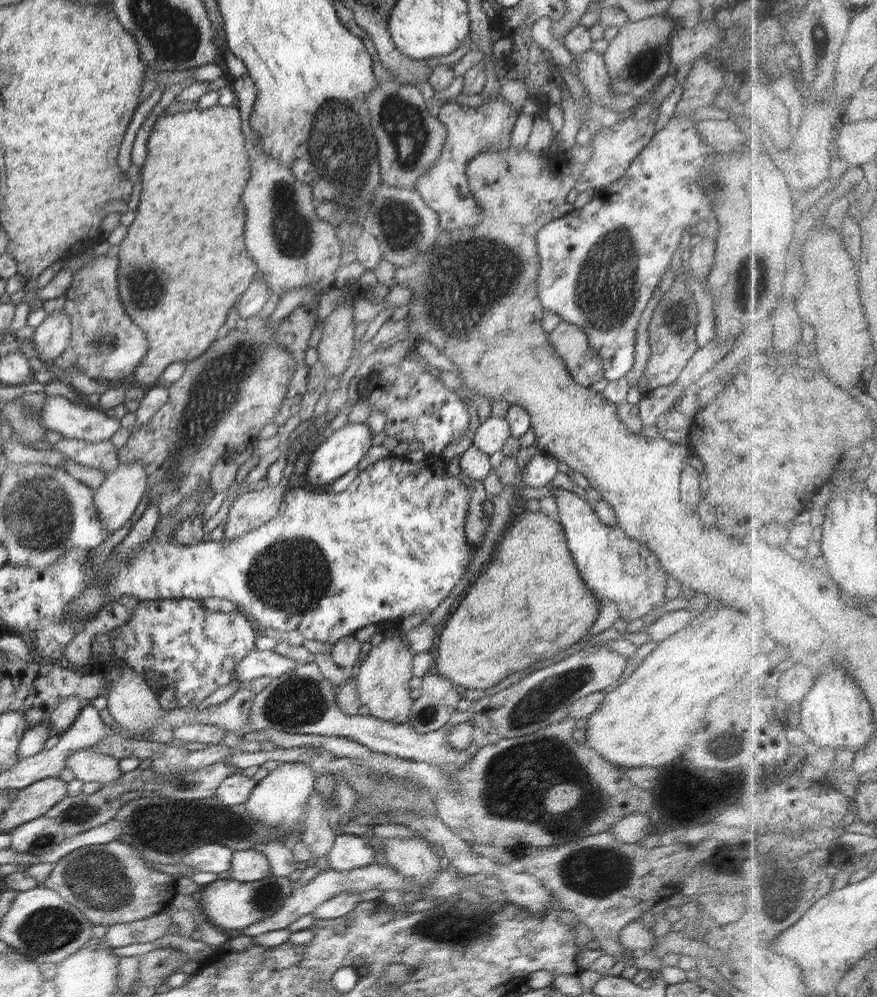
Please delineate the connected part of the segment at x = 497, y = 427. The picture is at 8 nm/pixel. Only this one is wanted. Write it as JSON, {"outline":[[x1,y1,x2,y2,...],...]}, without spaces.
{"outline":[[491,416,478,426,473,444,490,456,501,450,510,436,508,419,502,416]]}

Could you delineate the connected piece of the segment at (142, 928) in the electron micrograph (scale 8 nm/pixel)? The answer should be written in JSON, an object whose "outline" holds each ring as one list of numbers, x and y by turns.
{"outline":[[164,910,139,921,109,926,103,940,110,948,152,942,164,936,172,923,172,916]]}

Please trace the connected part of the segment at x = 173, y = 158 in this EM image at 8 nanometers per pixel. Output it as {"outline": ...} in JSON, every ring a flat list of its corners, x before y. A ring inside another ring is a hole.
{"outline":[[218,104,202,111,164,112,153,125,146,146,148,158,142,166,138,216,128,228,128,238,119,244,117,256,120,301,148,340,148,352,131,377,144,388,160,380,162,372,173,362,190,361,210,348,230,308,252,284,256,272,256,264,252,264,244,246,246,210,240,204,240,194,250,176,250,162,240,111]]}

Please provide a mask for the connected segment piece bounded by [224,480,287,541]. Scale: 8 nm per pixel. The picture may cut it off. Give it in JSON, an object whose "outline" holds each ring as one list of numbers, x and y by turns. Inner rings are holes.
{"outline":[[286,480,277,486,264,486,263,489,248,490,234,500,225,520,224,539,240,539,251,530,260,528,272,520,282,504,286,489]]}

